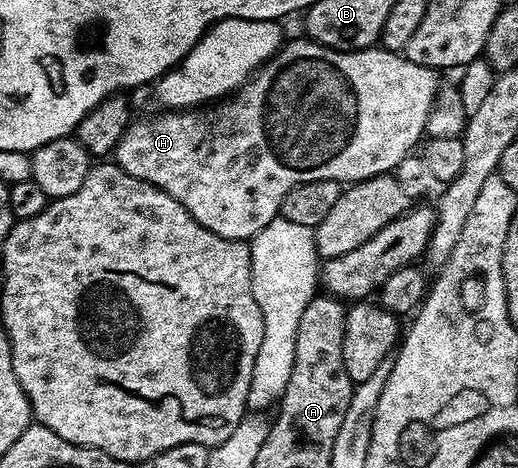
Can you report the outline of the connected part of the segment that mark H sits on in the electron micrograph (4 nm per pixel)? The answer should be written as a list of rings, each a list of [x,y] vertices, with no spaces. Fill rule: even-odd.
[[[301,35],[297,41],[285,40],[275,55],[264,65],[261,65],[248,78],[248,82],[240,86],[227,99],[221,99],[195,109],[164,111],[161,112],[161,117],[148,117],[145,121],[133,120],[129,124],[128,130],[124,132],[123,139],[116,145],[114,161],[122,171],[134,175],[134,179],[142,179],[146,183],[166,191],[166,195],[178,199],[178,203],[182,203],[182,207],[186,207],[186,211],[190,211],[192,218],[204,229],[214,231],[214,235],[225,237],[231,241],[247,242],[277,217],[282,199],[286,199],[286,191],[290,191],[302,183],[310,183],[318,179],[355,183],[371,177],[391,174],[392,168],[402,164],[407,159],[408,152],[416,144],[417,148],[425,136],[424,128],[436,98],[436,90],[442,84],[441,78],[436,77],[439,77],[437,70],[427,69],[418,63],[410,63],[403,55],[391,53],[389,49],[383,47],[331,49],[328,45],[320,45],[307,36]]]

